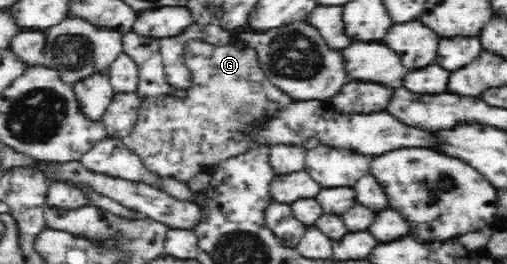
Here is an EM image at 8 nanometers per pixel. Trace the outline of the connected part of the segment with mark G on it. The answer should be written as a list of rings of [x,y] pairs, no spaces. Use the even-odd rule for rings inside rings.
[[[190,40],[185,45],[185,64],[190,70],[191,86],[187,89],[187,98],[149,97],[142,101],[138,119],[132,132],[122,140],[133,153],[139,156],[144,168],[155,179],[190,182],[193,176],[208,172],[213,164],[235,158],[249,152],[260,144],[262,132],[279,118],[295,98],[283,92],[273,84],[259,64],[258,52],[250,45],[214,45],[205,41]]]

